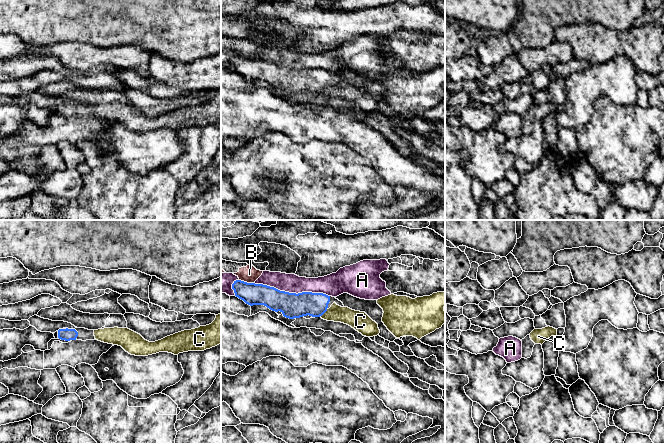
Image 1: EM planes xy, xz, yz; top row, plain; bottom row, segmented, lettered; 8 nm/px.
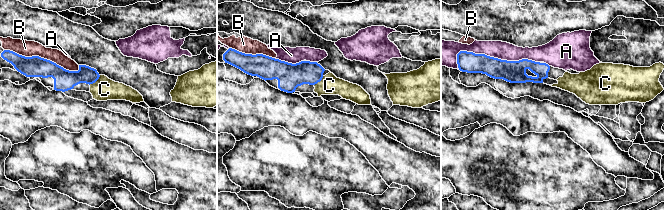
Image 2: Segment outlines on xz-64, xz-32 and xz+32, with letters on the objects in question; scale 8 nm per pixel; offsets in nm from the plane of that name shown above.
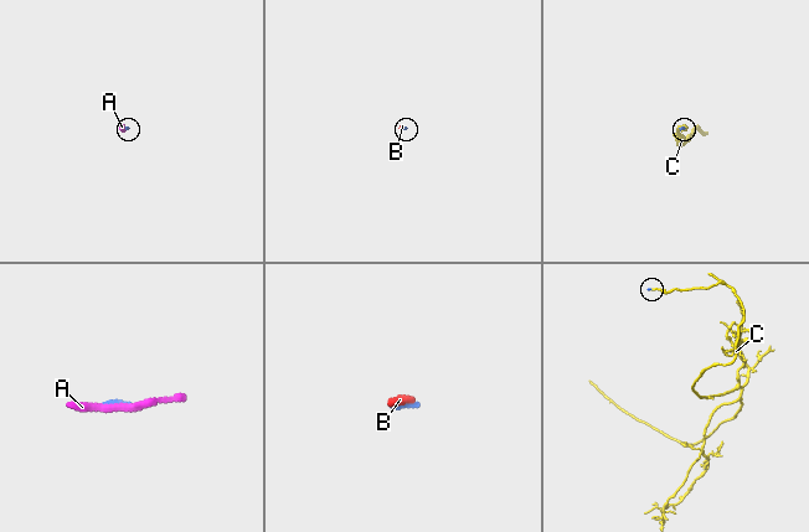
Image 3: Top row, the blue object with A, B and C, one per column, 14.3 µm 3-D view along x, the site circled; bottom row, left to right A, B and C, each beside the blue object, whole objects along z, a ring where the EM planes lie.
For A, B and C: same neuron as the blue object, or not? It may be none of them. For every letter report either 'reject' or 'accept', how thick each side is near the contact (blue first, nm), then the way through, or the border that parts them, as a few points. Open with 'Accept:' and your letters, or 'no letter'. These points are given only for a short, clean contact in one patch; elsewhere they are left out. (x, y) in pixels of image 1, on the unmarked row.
Accept: C
A: reject; calibres 200 and 150 nm
B: reject; calibres 180 and 140 nm
C: accept; calibres 200 and 140 nm; way xz (293, 81), (315, 81), (323, 89), (336, 89)

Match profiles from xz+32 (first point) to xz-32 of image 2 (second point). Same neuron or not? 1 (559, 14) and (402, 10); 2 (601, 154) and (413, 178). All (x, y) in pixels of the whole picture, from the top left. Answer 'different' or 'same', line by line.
1: same
2: same

